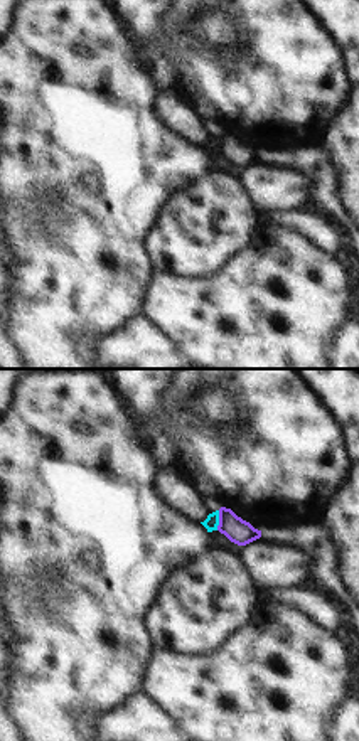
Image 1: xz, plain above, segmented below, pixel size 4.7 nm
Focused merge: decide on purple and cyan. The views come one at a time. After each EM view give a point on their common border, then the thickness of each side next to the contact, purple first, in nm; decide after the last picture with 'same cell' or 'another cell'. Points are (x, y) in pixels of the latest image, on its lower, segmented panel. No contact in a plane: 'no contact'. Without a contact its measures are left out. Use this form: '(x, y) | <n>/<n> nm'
(219, 521) | 120/70 nm

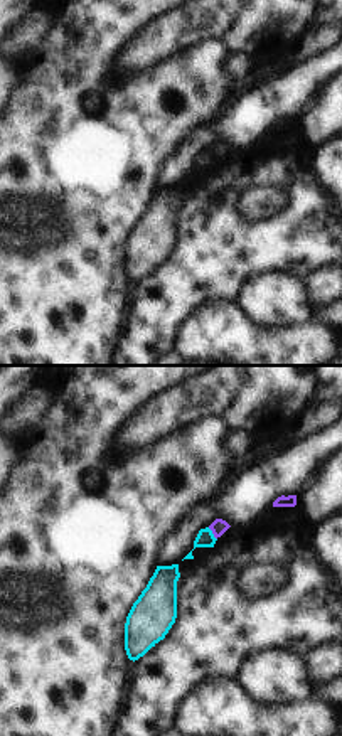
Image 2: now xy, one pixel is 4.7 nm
(213, 533) | 70/80 nm

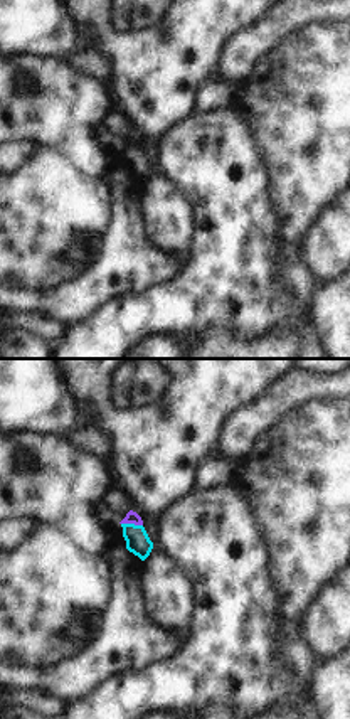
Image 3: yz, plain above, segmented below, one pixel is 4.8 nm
(132, 522) | 60/120 nm

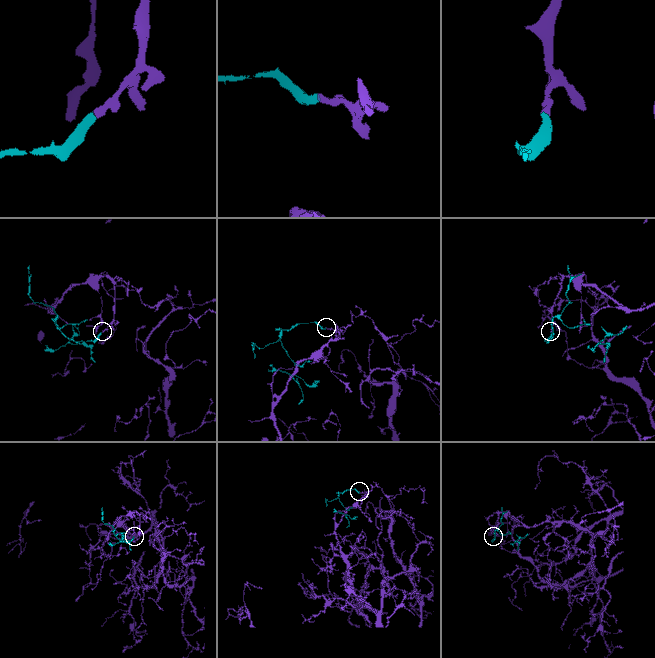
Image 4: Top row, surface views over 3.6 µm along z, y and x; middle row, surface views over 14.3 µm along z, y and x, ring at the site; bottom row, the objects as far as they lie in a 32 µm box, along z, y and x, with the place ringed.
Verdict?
another cell

